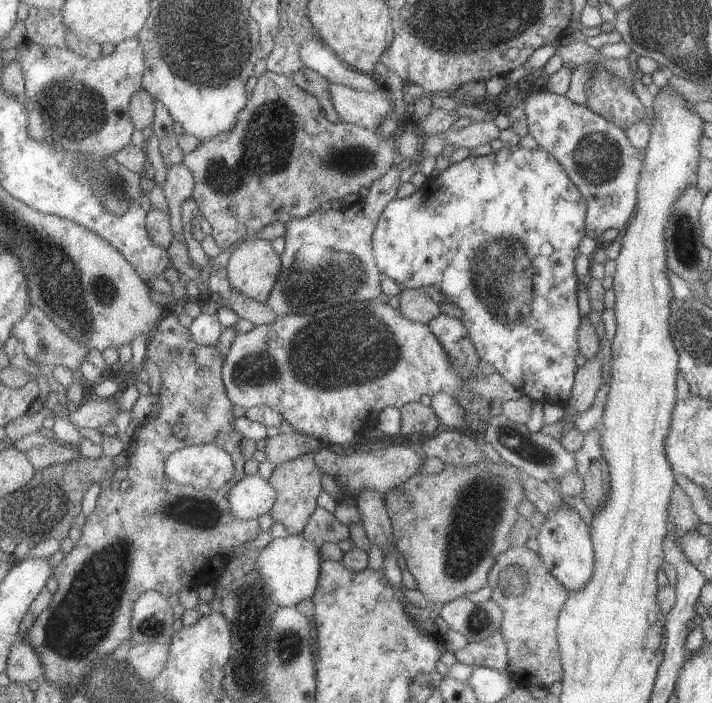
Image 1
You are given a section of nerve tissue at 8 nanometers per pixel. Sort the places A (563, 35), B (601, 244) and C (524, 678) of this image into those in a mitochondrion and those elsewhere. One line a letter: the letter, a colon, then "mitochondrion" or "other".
A: other
B: other
C: other

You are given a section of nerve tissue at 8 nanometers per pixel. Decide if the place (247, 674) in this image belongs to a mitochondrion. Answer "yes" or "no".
yes

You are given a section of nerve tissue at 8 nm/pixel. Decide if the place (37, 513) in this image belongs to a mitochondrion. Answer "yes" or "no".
yes

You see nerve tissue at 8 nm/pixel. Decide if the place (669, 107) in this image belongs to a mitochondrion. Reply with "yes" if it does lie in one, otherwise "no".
no

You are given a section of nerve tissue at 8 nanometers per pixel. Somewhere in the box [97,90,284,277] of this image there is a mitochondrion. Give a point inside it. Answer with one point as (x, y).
(111, 180)

